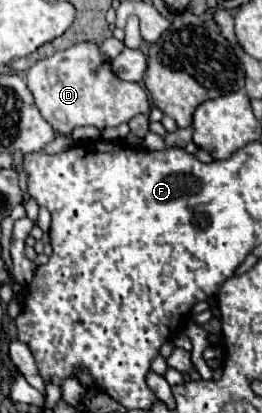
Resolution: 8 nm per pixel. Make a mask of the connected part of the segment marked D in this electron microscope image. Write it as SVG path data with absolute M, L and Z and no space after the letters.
M82 42L38 60L26 74L30 92L44 120L62 136L70 136L78 126L96 126L98 130L130 122L136 114L148 114L150 102L146 90L136 82L124 82L110 70L110 60L96 44Z

